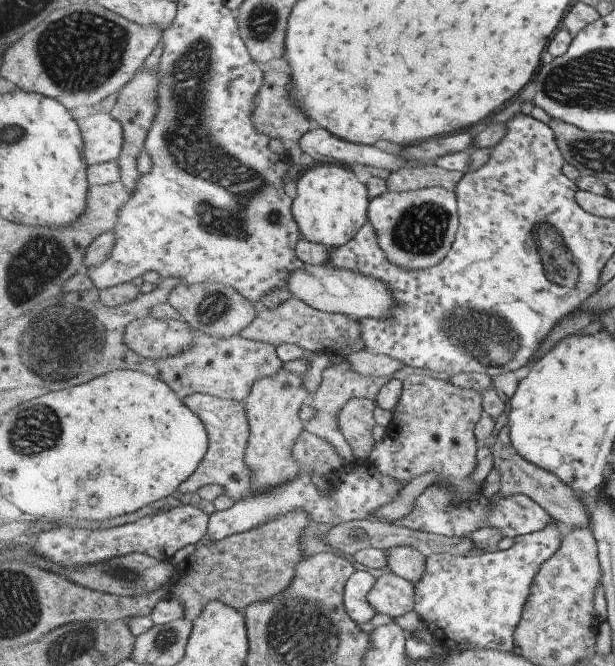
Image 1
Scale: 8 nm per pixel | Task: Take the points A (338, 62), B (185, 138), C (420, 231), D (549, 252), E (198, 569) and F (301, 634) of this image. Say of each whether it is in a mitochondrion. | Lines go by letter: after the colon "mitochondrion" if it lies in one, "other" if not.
A: other
B: mitochondrion
C: mitochondrion
D: mitochondrion
E: other
F: mitochondrion

